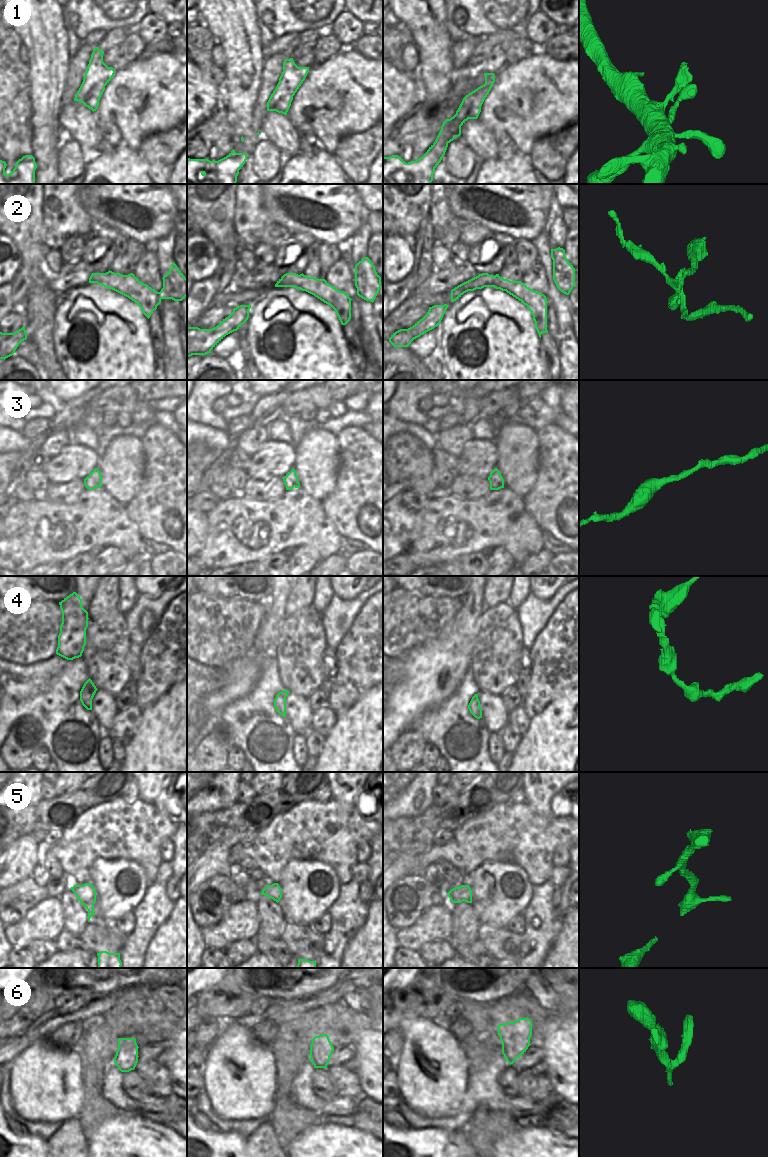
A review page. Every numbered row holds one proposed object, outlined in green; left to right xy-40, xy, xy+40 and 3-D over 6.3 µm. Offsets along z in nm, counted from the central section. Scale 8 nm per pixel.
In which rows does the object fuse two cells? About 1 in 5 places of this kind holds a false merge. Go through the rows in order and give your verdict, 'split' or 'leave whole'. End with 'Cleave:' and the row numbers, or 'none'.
1: leave whole
2: split
3: leave whole
4: leave whole
5: leave whole
6: leave whole
Cleave: 2

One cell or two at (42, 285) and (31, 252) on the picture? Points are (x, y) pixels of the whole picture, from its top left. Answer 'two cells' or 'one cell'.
one cell

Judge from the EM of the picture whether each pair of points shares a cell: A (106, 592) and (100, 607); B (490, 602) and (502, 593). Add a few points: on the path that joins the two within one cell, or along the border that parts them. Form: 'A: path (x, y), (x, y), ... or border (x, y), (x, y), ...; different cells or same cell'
A: path (106, 596), (104, 603); same cell
B: path (493, 599), (499, 593); same cell

